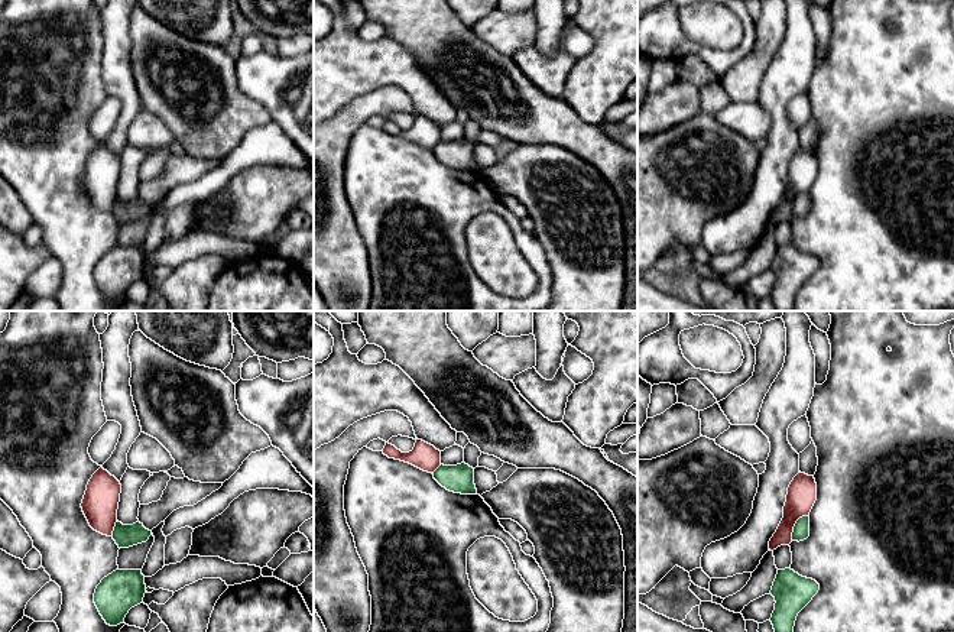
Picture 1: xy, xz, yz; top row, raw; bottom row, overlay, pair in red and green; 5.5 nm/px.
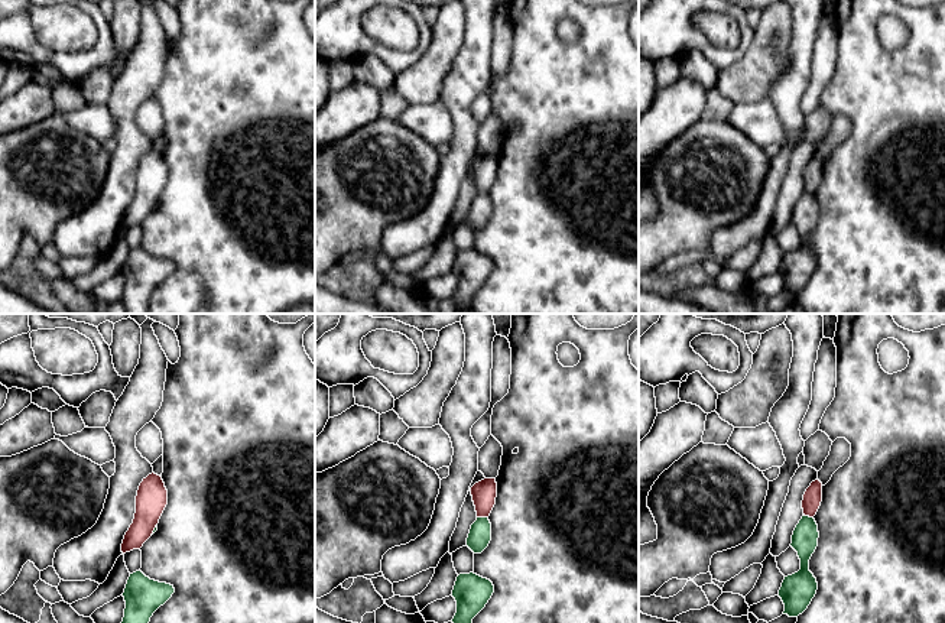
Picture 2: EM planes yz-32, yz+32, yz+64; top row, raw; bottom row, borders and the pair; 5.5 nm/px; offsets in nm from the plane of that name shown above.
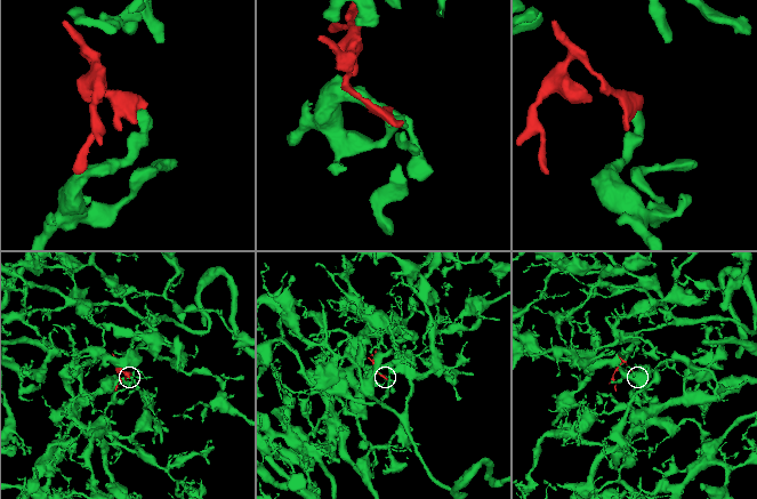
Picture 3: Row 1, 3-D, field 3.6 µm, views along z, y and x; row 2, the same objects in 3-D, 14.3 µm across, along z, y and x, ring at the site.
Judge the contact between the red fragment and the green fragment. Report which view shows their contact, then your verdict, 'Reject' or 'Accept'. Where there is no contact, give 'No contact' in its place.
Touches red in yz. Reject

